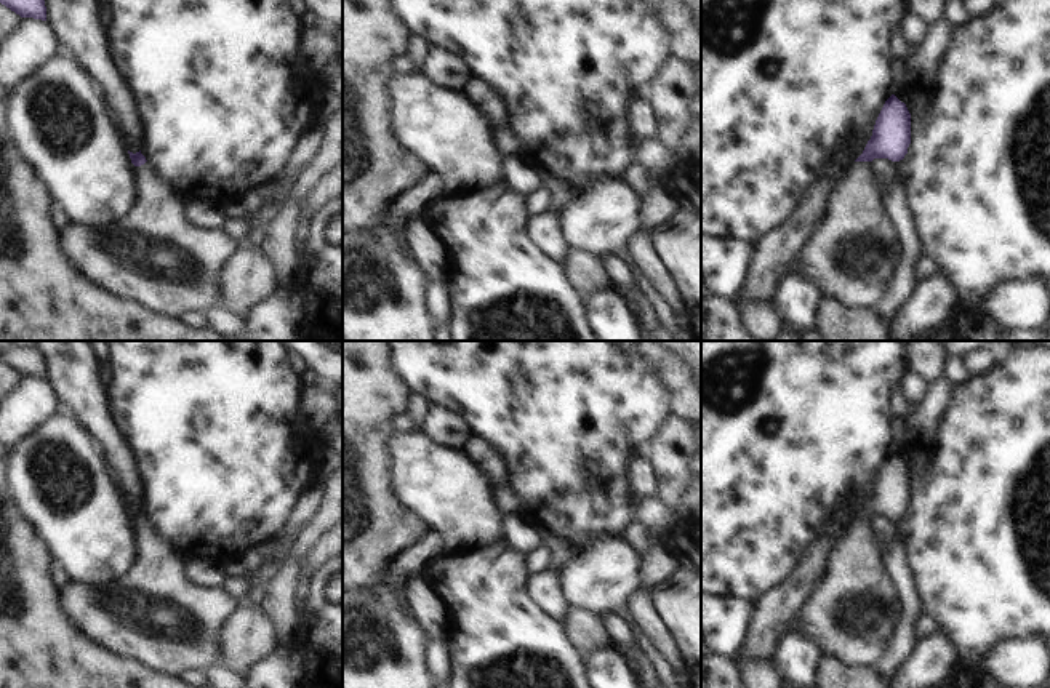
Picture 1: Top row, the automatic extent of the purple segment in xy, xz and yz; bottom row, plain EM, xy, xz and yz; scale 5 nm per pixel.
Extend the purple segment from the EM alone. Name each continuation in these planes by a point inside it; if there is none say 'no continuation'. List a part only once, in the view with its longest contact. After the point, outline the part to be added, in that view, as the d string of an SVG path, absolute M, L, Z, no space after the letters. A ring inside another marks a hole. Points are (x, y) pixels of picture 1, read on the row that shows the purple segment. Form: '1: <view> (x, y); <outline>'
1: yz (852, 256); M853 162L832 189L823 221L786 270L796 269L823 298L876 310L900 254L871 162Z

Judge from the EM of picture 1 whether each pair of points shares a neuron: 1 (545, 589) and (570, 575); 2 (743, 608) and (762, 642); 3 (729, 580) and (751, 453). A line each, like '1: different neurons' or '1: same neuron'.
1: different neurons
2: different neurons
3: same neuron

